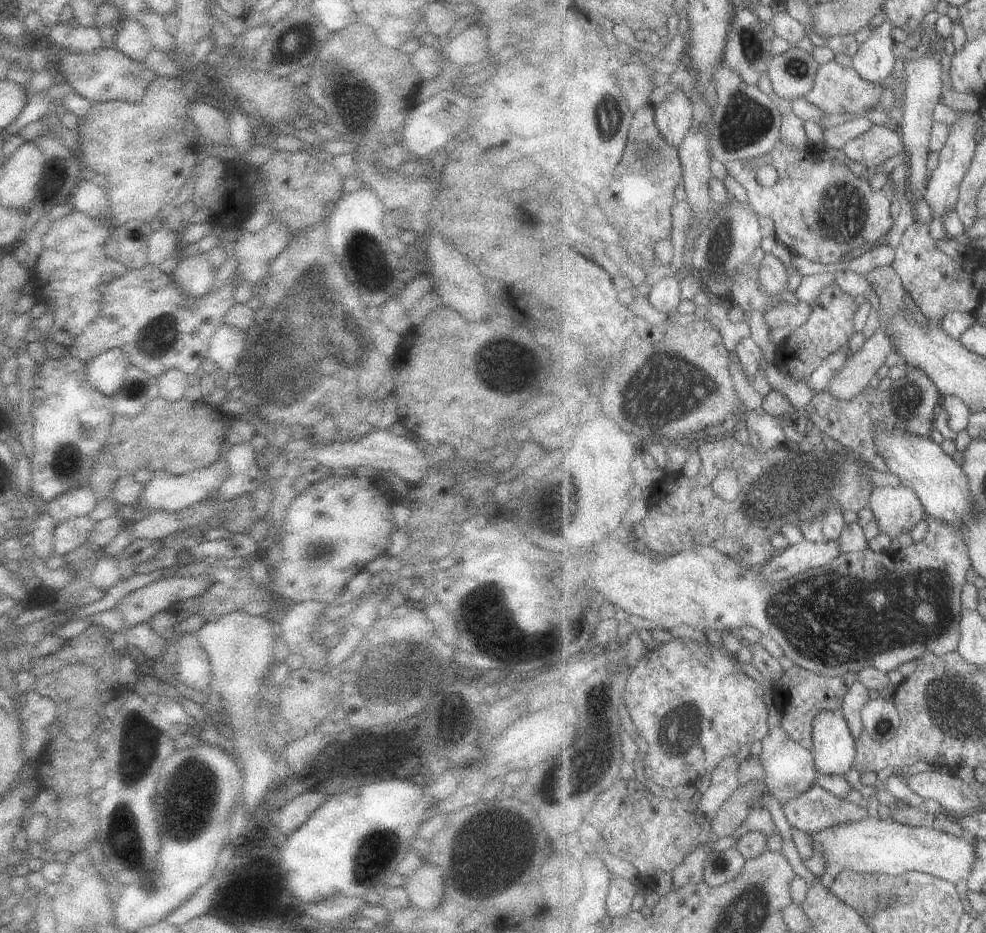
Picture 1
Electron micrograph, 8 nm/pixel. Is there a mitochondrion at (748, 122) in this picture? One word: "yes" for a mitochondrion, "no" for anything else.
yes

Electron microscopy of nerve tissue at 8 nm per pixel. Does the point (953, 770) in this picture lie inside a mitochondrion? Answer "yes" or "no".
no

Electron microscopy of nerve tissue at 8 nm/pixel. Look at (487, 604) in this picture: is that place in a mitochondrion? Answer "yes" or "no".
yes

